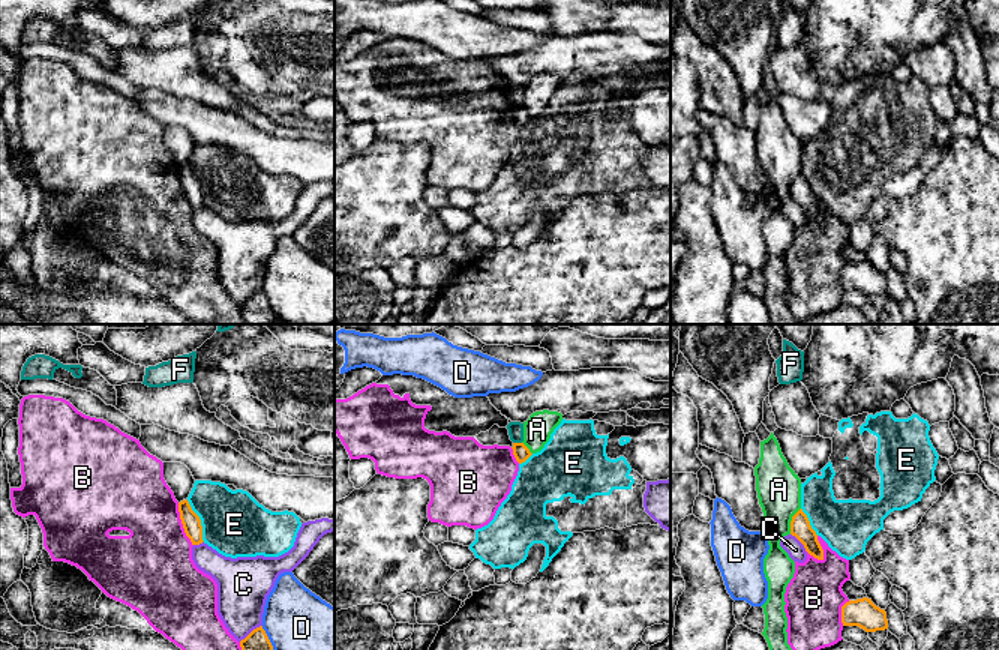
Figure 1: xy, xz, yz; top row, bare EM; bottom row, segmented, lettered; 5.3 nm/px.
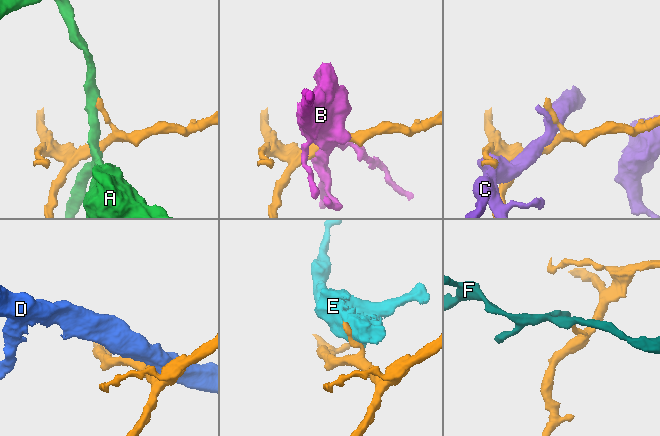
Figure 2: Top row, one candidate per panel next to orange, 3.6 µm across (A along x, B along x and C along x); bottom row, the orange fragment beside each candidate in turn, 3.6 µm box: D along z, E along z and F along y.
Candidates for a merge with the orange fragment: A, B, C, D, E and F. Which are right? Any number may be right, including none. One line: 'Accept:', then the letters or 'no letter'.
Accept: no letter

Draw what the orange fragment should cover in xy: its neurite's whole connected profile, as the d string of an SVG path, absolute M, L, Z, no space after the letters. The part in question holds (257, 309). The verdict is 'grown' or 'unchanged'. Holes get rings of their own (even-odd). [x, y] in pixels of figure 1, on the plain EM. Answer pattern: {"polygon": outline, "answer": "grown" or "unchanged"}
{"polygon": "M262 290L254 293L244 303L242 303L240 311L246 324L273 324L276 321L273 309Z", "answer": "unchanged"}

